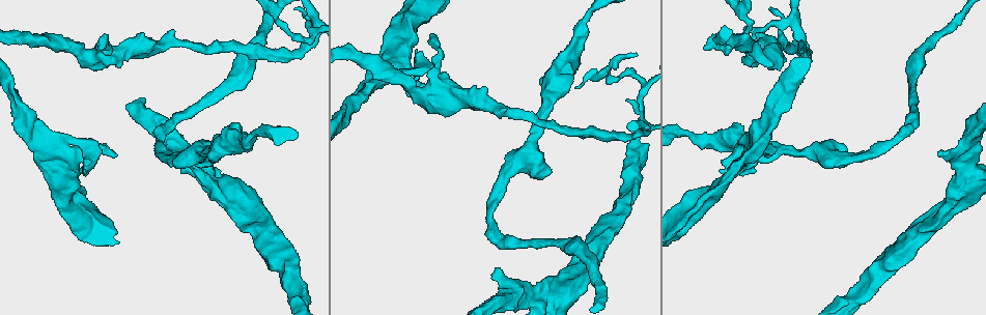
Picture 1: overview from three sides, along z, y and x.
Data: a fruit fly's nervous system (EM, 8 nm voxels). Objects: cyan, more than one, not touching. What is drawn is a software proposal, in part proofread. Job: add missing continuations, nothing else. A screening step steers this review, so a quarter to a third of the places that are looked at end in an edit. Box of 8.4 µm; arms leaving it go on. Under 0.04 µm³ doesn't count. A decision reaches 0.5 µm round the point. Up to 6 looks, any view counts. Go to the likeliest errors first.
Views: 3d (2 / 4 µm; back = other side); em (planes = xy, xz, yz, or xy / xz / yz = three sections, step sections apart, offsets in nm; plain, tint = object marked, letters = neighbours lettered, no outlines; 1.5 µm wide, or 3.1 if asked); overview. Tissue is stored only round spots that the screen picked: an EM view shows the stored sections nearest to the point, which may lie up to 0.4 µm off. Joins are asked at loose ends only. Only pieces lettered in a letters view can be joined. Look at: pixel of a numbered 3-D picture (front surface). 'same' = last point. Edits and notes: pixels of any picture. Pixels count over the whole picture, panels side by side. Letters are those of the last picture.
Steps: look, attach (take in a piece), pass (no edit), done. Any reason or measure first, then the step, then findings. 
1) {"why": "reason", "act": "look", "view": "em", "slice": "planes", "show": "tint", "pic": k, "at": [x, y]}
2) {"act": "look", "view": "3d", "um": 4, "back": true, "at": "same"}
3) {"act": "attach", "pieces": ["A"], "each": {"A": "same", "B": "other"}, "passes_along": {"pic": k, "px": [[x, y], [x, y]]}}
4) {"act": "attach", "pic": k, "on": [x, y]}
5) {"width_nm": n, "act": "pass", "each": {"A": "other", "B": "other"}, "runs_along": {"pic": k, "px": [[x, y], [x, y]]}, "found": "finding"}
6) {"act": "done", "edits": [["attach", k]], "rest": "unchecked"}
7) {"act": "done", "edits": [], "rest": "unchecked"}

{"why": "an open end", "act": "look", "view": "3d", "um": 2, "pic": 1, "at": [432, 34]}

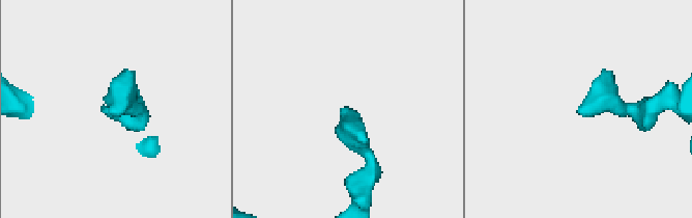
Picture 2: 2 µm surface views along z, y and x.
{"why": "need the tissue", "act": "look", "view": "em", "slice": "planes", "show": "letters", "pic": 2, "at": [579, 113]}

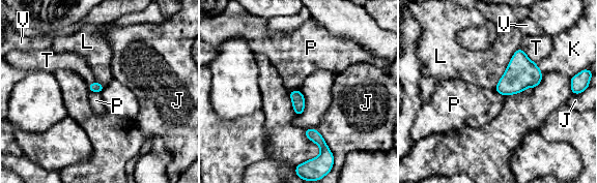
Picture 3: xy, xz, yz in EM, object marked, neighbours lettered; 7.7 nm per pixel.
{"act": "pass", "each": {"J": "other", "K": "other", "L": "other", "P": "other", "T": "other", "V": "other"}, "border": {"pic": 3, "px": [[90, 91], [97, 91], [100, 93]]}, "found": "none of them fits"}

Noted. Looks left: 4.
{"why": "free end", "act": "look", "view": "em", "slice": "xy", "step": 8, "show": "plain", "pic": 1, "at": [768, 156]}

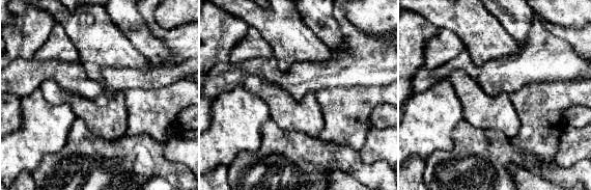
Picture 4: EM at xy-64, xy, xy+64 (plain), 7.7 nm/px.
{"why": "see the neighbours", "act": "look", "view": "em", "slice": "xy", "step": 8, "show": "letters", "at": "same"}

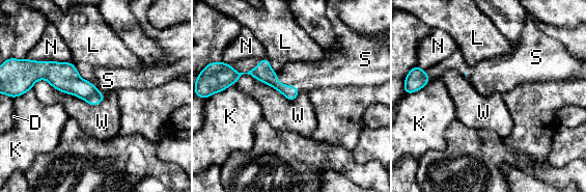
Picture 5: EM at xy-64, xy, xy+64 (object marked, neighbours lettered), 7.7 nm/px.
{"act": "attach", "pieces": ["S"], "each": {"D": "other", "K": "other", "L": "other", "N": "other", "S": "same", "W": "other"}, "passes_along": {"pic": 5, "px": [[262, 72], [285, 85], [305, 77]]}, "found": "the cell continues"}

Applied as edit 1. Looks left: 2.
{"why": "an open end", "act": "look", "view": "em", "slice": "planes", "show": "letters", "pic": 1, "at": [938, 155]}

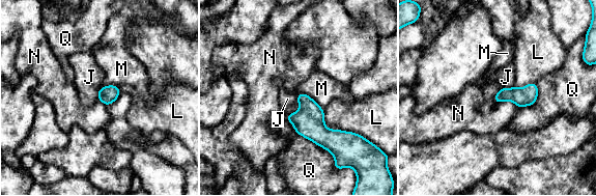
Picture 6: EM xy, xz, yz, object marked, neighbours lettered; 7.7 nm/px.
{"longest_contact_nm": ["Q", 500], "act": "attach", "pieces": ["J"], "each": {"J": "same", "L": "other", "M": "other", "N": "other", "Q": "other"}, "passes_along": {"pic": 6, "px": [[107, 94], [97, 93], [89, 77]]}, "found": "it goes on there"}

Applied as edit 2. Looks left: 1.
{"act": "done", "edits": [["attach", 5], ["attach", 6]], "rest": "unchecked"}

